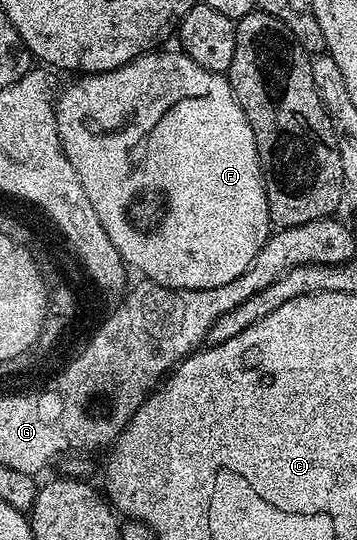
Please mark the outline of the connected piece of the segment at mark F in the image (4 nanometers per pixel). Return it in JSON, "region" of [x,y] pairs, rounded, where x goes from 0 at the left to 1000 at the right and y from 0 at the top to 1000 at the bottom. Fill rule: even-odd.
{"region":[[[431,91],[426,96],[392,100],[378,111],[345,119],[319,130],[303,130],[286,137],[238,137],[218,152],[204,152],[182,169],[162,172],[154,181],[154,202],[160,206],[160,243],[171,252],[171,270],[182,276],[182,287],[193,296],[210,319],[230,324],[244,367],[255,370],[255,385],[272,387],[283,409],[291,411],[289,430],[322,452],[322,459],[339,469],[347,483],[364,494],[392,493],[417,502],[420,520],[443,522],[451,530],[476,530],[493,537],[566,537],[569,533],[613,533],[613,526],[647,526],[681,504],[703,498],[709,485],[725,474],[725,467],[742,457],[759,431],[759,413],[754,407],[754,387],[748,385],[748,363],[742,361],[742,328],[731,324],[731,298],[720,287],[720,269],[714,252],[703,244],[703,230],[669,193],[669,185],[653,176],[653,165],[630,137],[605,137],[535,111],[518,100],[485,93]],[[398,350],[431,356],[459,354],[465,374],[479,385],[507,385],[507,419],[490,415],[473,426],[451,424],[437,433],[507,433],[507,456],[451,456],[445,459],[406,459],[389,463],[395,456],[356,456],[356,404],[350,398],[350,380],[361,369]]]}

